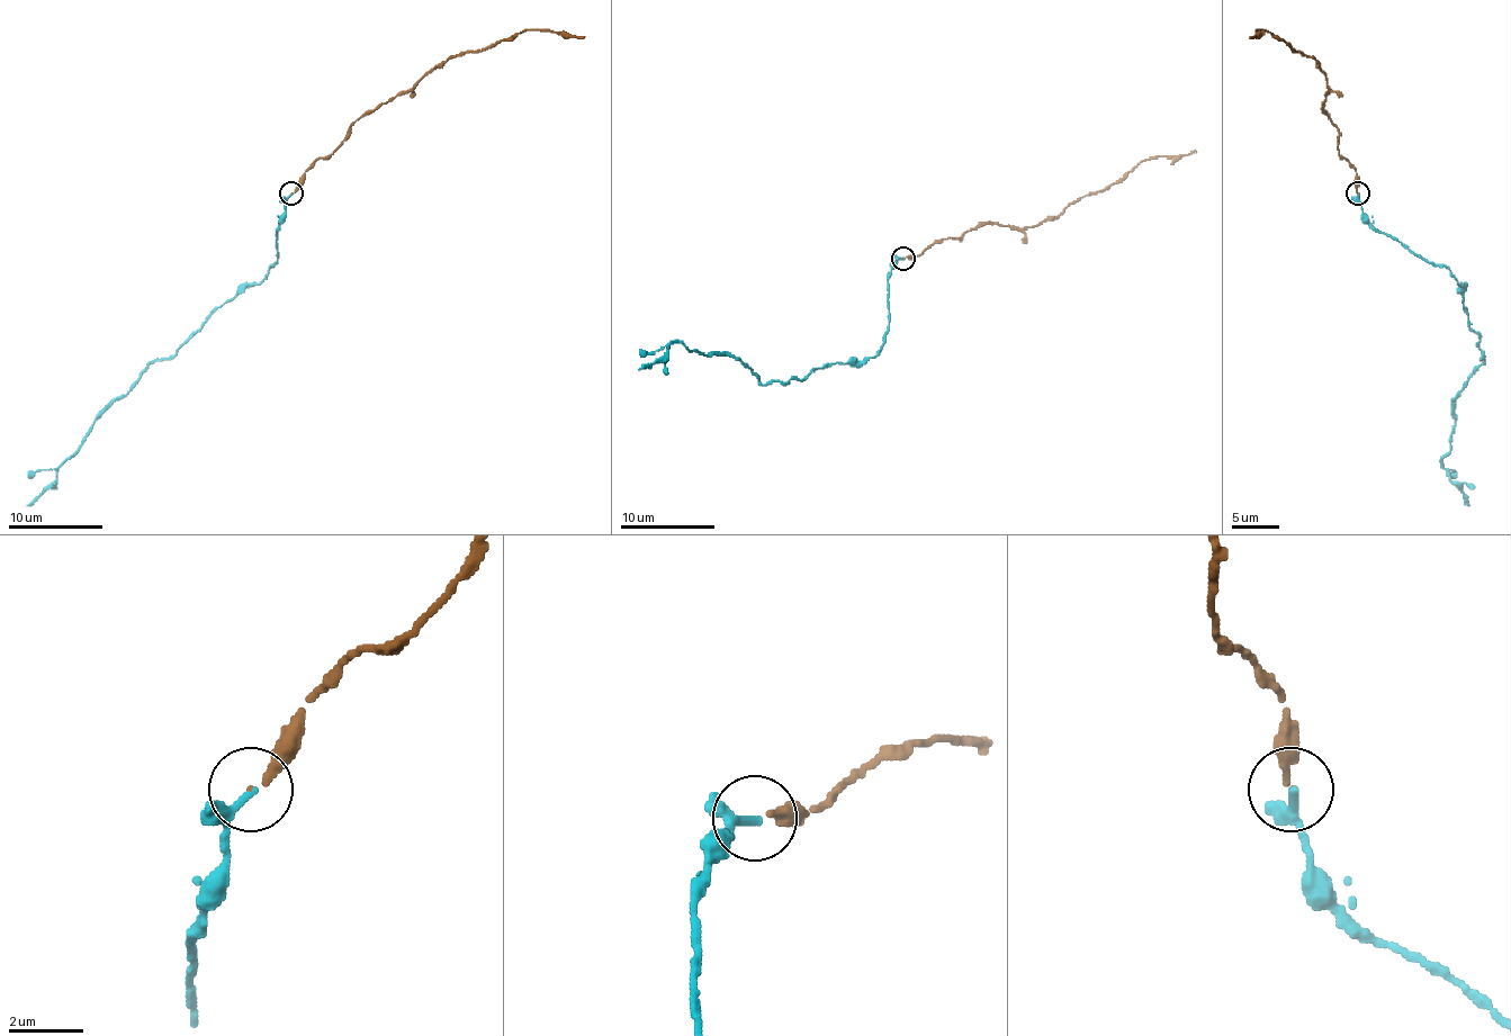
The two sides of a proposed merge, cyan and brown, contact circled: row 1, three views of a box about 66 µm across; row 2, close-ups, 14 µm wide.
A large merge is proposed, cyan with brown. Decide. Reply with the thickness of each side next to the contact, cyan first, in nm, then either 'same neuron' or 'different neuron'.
calibres 160 and 180 nm; same neuron

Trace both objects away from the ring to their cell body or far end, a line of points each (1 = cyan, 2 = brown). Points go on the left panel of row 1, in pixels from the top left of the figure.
1: (291, 194), (276, 232), (278, 260), (261, 281), (216, 309), (173, 356), (152, 362), (26, 504)
2: (291, 194), (306, 170), (330, 153), (356, 120), (408, 91), (451, 56), (529, 30), (584, 37)

